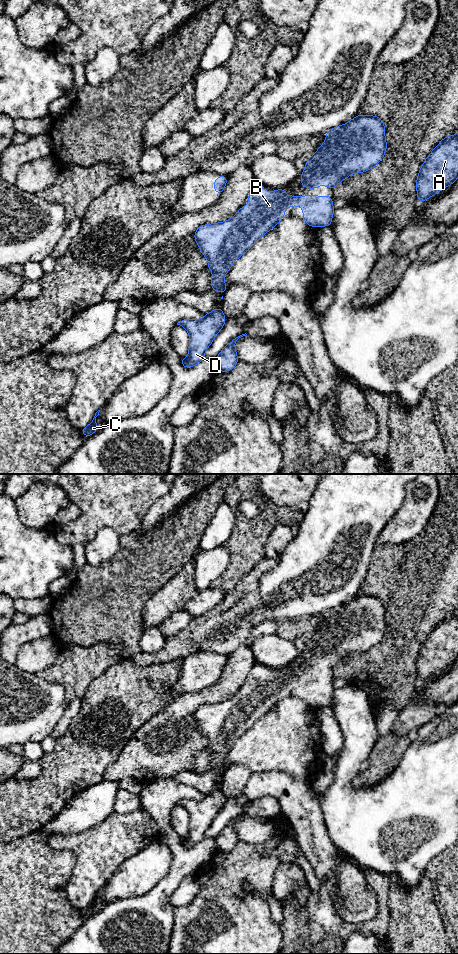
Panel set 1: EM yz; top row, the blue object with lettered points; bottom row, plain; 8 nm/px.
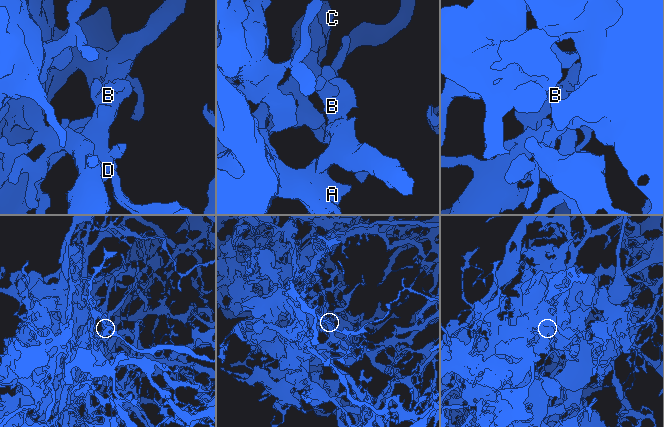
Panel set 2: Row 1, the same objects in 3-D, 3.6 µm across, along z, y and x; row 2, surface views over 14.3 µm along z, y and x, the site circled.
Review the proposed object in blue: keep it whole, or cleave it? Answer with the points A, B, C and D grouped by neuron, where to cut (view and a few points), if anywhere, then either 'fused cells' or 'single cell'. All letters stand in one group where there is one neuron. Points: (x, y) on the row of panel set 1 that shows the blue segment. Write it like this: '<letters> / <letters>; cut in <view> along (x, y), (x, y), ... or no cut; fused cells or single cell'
A B C D; no cut; single cell

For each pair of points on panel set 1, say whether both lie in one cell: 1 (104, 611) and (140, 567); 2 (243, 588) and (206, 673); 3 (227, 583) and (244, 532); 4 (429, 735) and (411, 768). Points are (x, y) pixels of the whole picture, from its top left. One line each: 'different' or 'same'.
1: same
2: different
3: same
4: same

